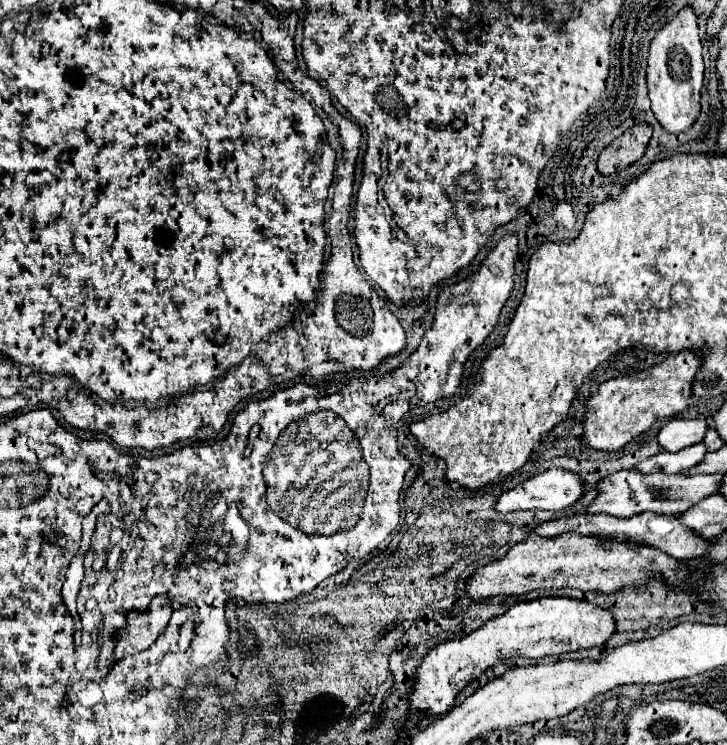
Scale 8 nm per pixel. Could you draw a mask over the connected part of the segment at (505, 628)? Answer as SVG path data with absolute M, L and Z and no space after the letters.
M540 596L536 600L520 602L512 606L506 614L488 620L484 626L474 630L472 634L448 640L432 648L428 658L418 668L416 688L410 696L410 720L406 728L418 724L424 714L444 714L452 708L460 690L464 690L472 680L480 678L488 668L492 668L500 660L524 656L524 658L544 658L544 656L560 656L564 652L602 646L614 634L612 614L602 610L596 604L574 600L574 598L558 598L558 596Z

